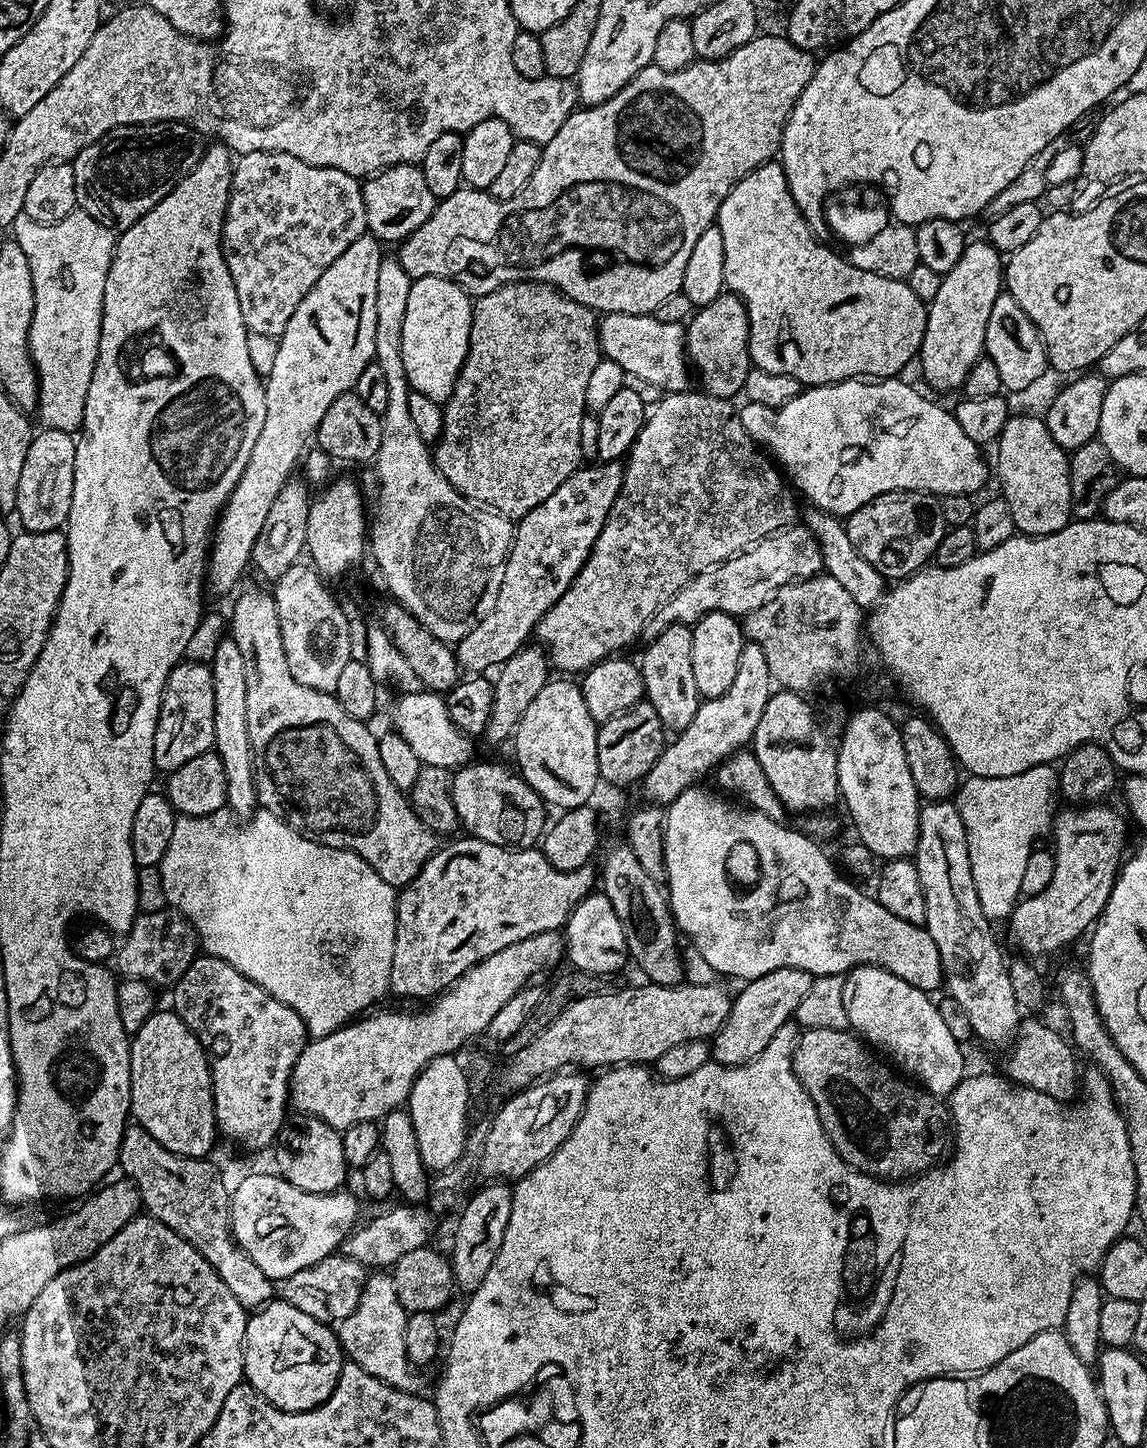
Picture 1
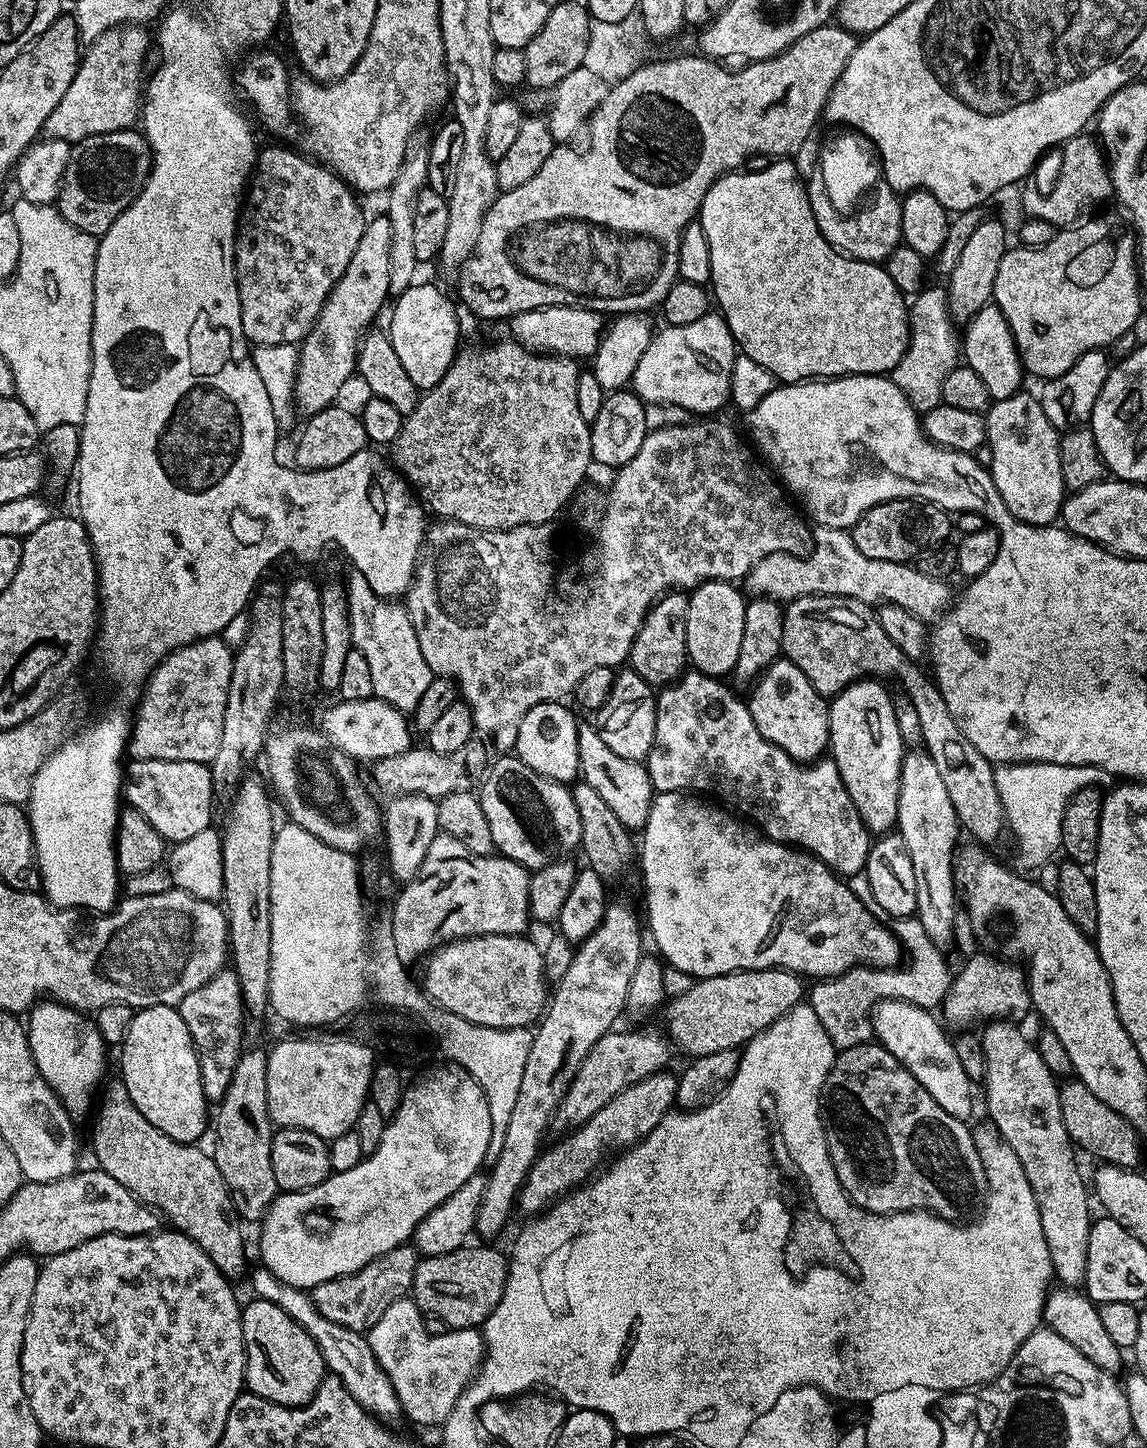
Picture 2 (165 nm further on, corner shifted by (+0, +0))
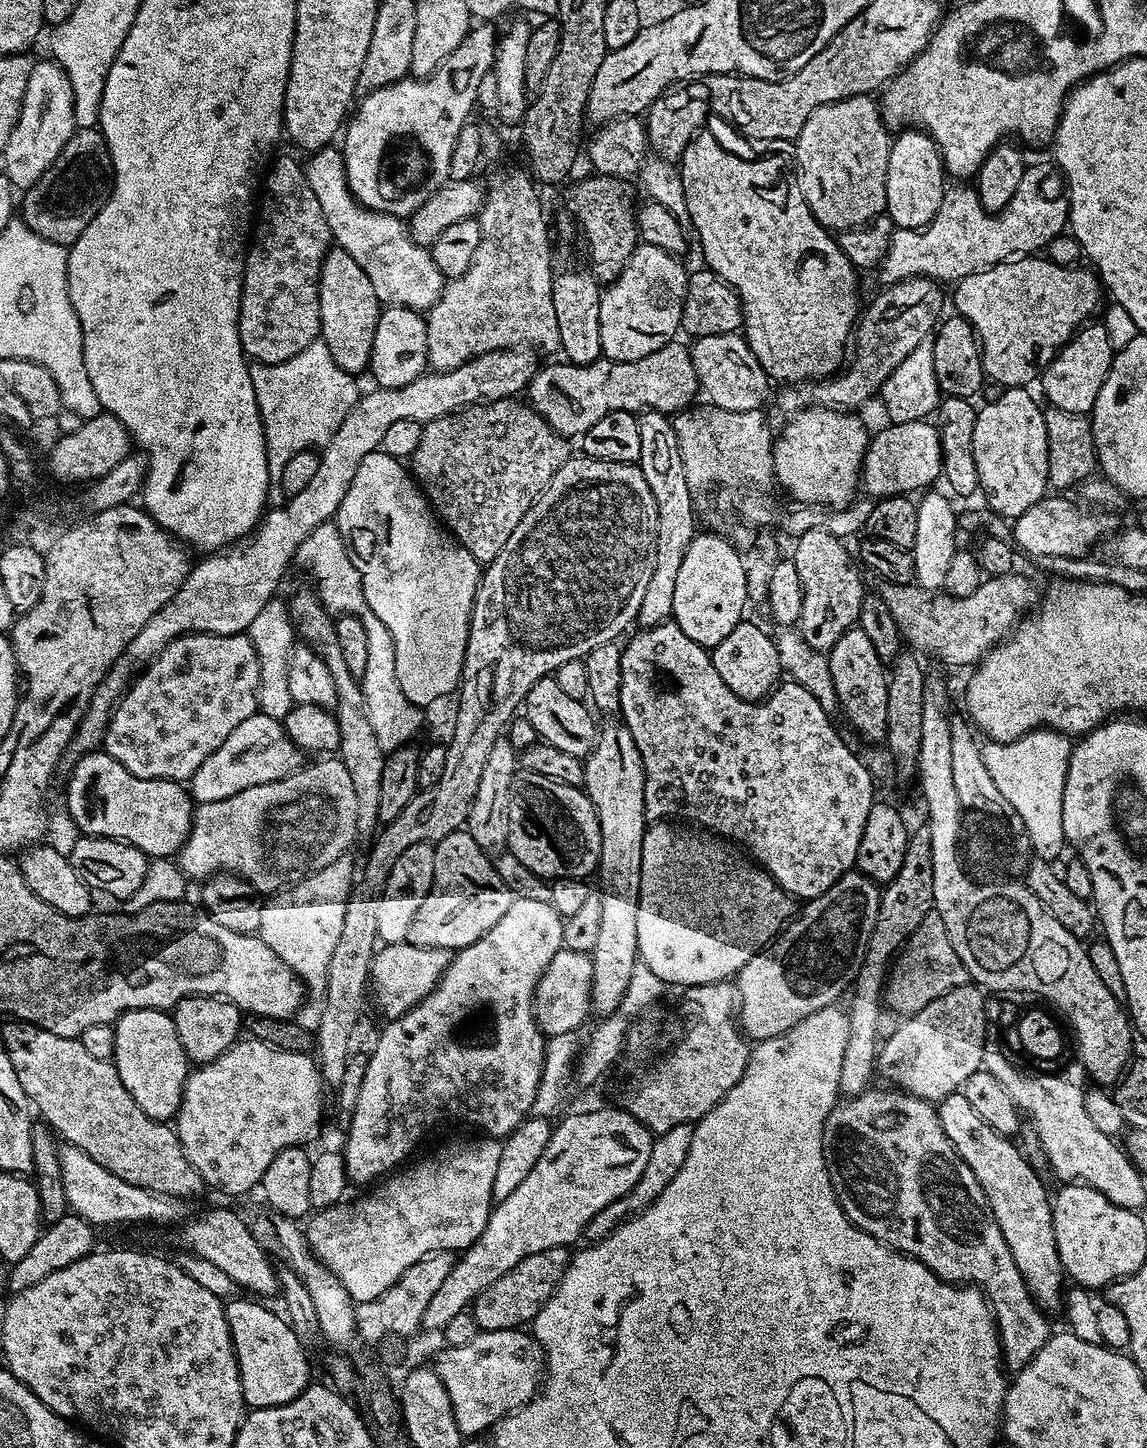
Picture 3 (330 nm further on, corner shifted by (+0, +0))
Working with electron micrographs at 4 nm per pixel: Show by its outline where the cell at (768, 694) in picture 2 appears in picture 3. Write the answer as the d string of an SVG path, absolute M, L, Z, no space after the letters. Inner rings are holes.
M748 618L741 620L740 624L726 636L719 646L711 649L710 655L714 670L718 670L718 675L721 676L722 682L726 682L726 686L730 686L730 690L735 696L743 700L760 702L771 696L774 689L779 685L776 683L779 682L780 676L782 677L782 669L775 639L771 635L767 636L758 625L751 624L750 620Z

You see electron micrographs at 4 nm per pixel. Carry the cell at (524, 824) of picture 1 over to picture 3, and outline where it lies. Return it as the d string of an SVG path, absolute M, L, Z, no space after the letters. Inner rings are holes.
M517 770L510 782L508 791L508 825L507 851L522 866L526 866L536 876L553 880L582 880L587 881L588 875L595 873L600 866L602 854L602 834L598 826L598 818L588 793L583 787L575 788L554 782L550 778L542 778L542 774Z

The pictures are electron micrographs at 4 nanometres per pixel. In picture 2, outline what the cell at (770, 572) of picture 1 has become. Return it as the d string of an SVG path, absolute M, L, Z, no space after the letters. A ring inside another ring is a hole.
M817 527L812 534L812 551L807 556L791 556L785 552L762 558L745 574L742 588L749 597L791 602L803 596L853 596L869 606L893 604L925 622L944 615L953 603L954 592L942 580L926 578L911 563L886 562L866 558L854 546L851 531L843 528Z

